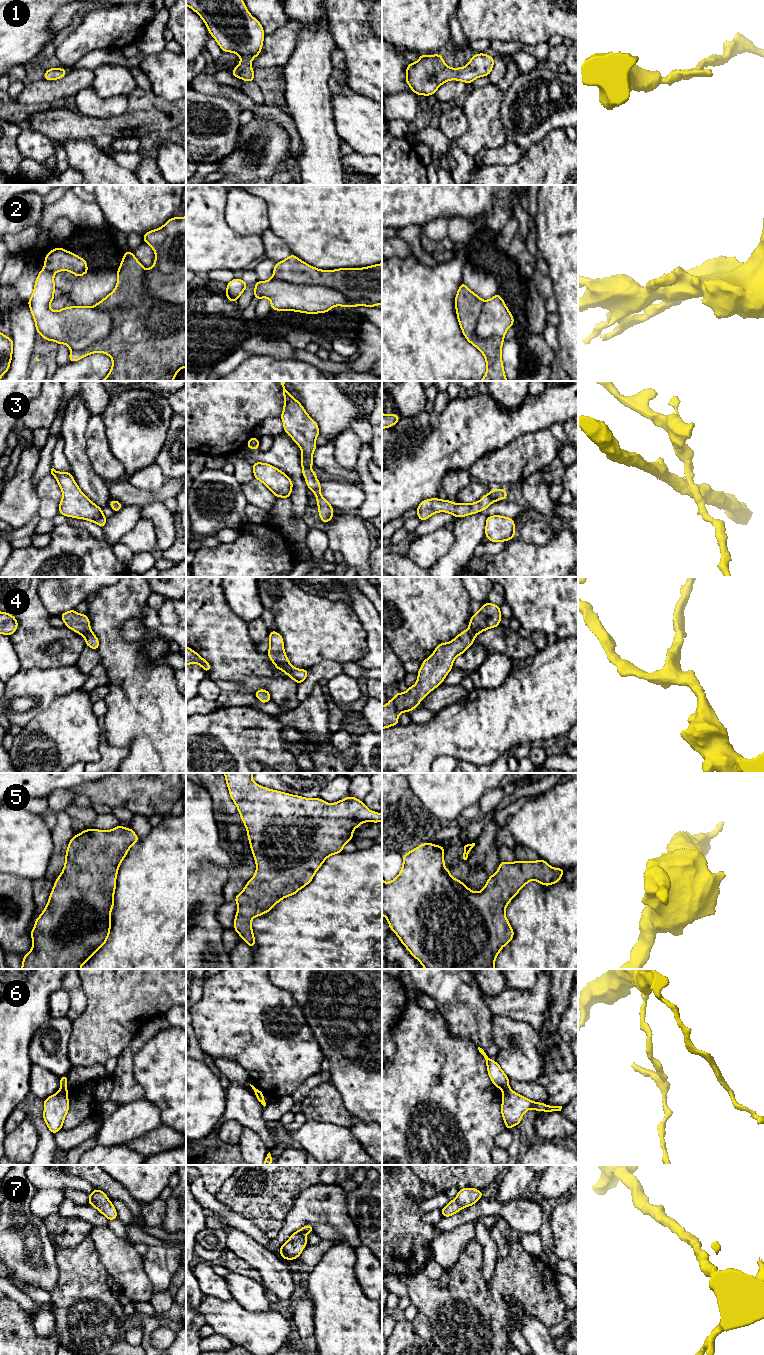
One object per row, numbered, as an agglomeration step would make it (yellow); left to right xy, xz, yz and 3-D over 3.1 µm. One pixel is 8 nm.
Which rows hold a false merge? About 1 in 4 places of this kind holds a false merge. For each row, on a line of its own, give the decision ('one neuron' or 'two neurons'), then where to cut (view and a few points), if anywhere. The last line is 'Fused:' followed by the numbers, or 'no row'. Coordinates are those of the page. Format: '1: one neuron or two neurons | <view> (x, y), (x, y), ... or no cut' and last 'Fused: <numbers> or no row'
1: one neuron | no cut
2: two neurons | xz (273, 275), (294, 283), (324, 285), (339, 290), (357, 305)
3: one neuron | no cut
4: one neuron | no cut
5: one neuron | no cut
6: two neurons | xy (66, 1088), (60, 1090)
7: one neuron | no cut
Fused: 2, 6

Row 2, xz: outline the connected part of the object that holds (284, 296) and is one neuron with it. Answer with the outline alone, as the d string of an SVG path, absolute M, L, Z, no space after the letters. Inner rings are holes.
M272 276L268 281L258 281L254 284L254 298L269 298L271 309L277 311L295 311L307 314L327 313L335 306L356 307L340 291L325 287L306 284L294 284Z

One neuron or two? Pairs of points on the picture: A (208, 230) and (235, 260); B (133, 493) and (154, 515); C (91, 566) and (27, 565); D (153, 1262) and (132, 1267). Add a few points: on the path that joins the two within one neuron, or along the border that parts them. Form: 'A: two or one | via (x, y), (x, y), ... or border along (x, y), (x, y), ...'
A: one | via (212, 237), (228, 253)
B: two | border along (162, 501), (151, 501), (141, 506)
C: one | via (89, 546), (60, 547), (54, 553), (48, 555)
D: two | border along (142, 1257), (144, 1271), (152, 1286)

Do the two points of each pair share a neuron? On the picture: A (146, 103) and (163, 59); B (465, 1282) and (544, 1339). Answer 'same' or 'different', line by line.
A: different
B: different

